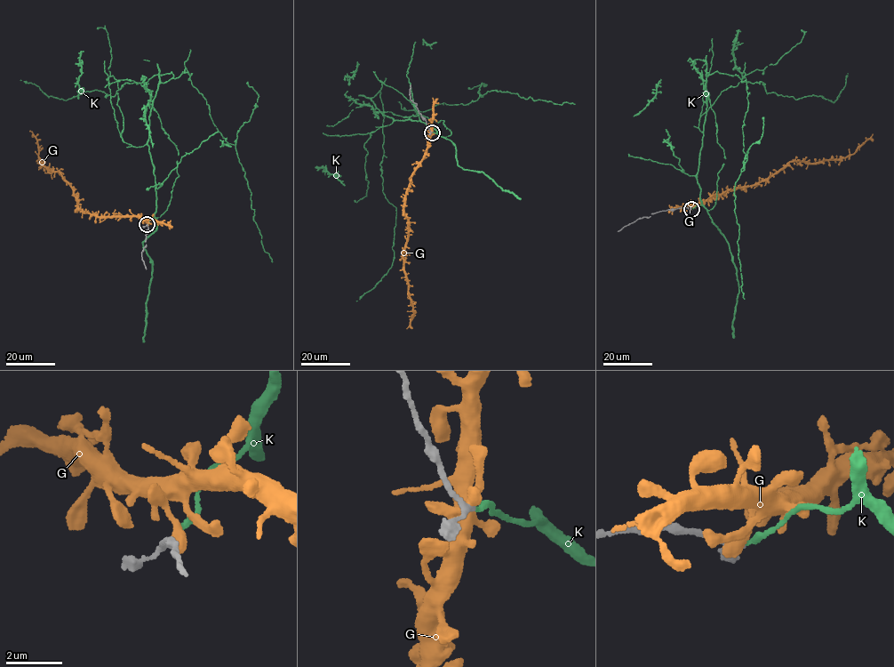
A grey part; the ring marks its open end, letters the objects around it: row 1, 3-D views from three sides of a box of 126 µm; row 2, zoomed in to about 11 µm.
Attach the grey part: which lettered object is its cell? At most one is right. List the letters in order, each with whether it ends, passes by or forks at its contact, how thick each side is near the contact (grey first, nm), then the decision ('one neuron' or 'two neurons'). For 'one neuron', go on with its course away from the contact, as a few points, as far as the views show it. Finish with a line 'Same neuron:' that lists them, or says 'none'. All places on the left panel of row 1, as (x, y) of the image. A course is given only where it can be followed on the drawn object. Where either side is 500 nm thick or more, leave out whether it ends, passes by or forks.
G: it ends there; 160 nm thick on the grey side, 440 nm on the other; two neurons
K: it ends there; 140 nm thick on the grey side, 150 nm on the other; one neuron
Same neuron: K

